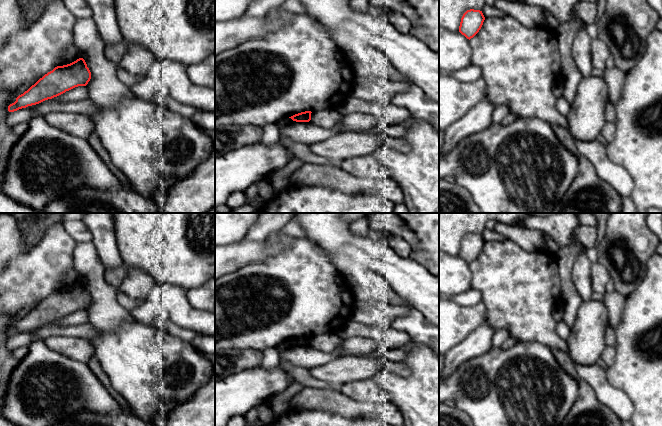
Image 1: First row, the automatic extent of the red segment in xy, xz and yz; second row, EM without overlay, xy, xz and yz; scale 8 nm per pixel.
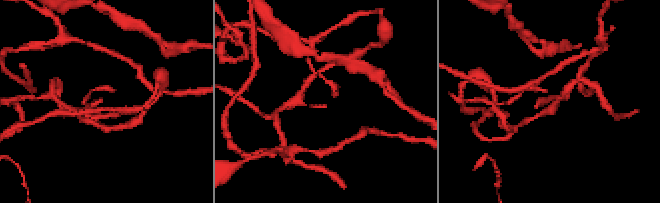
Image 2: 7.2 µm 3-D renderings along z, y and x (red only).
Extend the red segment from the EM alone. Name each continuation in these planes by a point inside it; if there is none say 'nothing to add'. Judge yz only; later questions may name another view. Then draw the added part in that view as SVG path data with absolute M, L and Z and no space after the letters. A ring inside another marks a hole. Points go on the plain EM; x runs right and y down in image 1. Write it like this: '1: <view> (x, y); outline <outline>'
nothing to add

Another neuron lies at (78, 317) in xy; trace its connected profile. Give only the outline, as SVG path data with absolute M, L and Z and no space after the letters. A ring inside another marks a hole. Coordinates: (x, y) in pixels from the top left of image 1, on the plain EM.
M78 310L65 317L52 322L55 325L69 326L69 325L79 325L88 322L89 317L86 310Z

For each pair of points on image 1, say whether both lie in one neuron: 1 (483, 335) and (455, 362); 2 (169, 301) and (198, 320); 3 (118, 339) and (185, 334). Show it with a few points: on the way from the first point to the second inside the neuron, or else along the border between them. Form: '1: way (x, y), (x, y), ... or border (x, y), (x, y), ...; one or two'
1: way (476, 342), (462, 355); one
2: way (176, 306), (187, 317), (191, 318); one
3: border (156, 325), (190, 343); two

